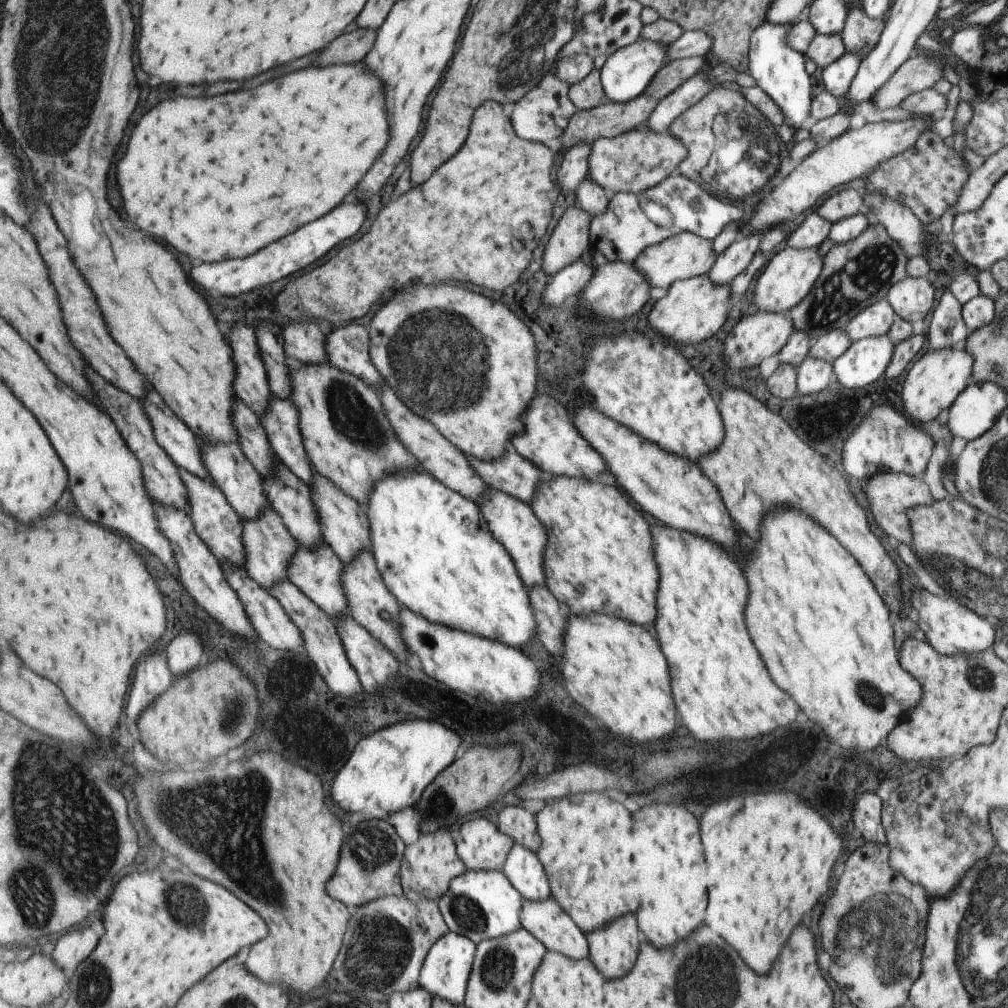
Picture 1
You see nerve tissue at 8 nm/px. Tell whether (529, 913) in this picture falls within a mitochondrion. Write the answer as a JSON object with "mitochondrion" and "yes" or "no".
{"mitochondrion":"no"}

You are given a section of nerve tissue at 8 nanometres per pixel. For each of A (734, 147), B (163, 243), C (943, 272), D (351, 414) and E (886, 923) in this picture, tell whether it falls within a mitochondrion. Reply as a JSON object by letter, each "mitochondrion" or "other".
{"A":"mitochondrion","B":"other","C":"other","D":"mitochondrion","E":"mitochondrion"}

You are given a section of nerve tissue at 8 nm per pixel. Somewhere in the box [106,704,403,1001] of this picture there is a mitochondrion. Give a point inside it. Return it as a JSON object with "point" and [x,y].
{"point":[236,808]}

